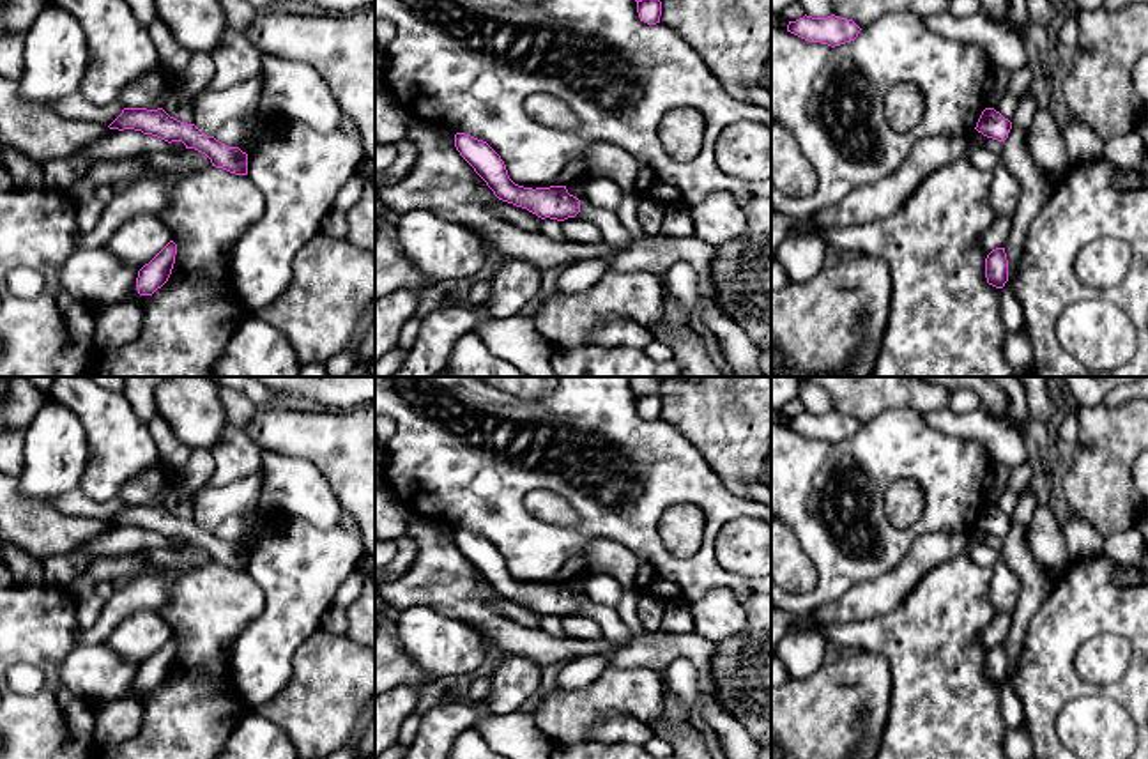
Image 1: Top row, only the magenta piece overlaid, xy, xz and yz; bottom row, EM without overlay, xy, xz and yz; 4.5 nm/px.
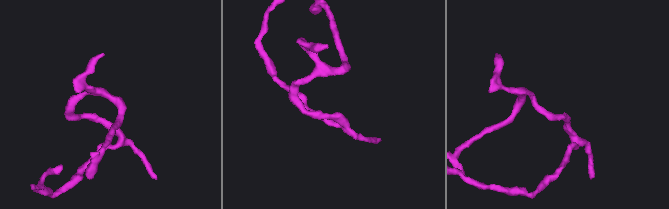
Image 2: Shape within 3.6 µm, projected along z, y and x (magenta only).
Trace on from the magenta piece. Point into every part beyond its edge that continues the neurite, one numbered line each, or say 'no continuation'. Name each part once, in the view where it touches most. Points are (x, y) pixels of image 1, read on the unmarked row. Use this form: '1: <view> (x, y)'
no continuation

